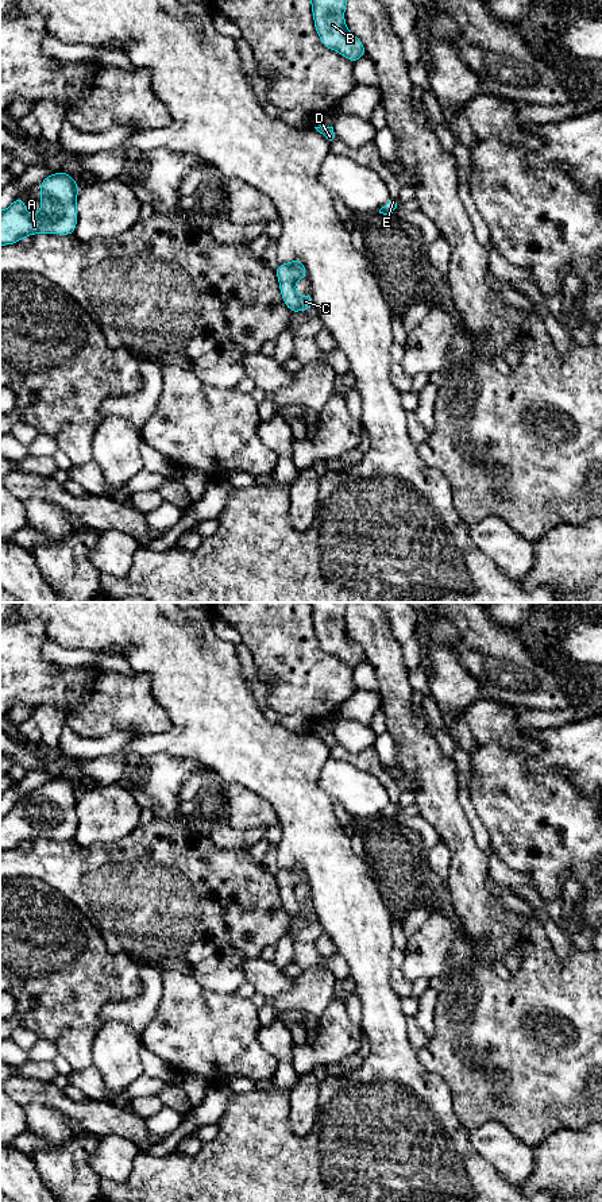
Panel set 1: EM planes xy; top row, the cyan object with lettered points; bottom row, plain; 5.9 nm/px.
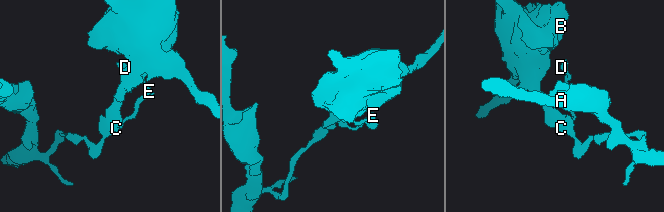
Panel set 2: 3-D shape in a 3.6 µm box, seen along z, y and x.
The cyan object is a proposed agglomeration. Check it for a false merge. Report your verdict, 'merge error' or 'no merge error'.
merge error

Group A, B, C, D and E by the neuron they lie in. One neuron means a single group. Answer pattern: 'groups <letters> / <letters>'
groups A D E / B C

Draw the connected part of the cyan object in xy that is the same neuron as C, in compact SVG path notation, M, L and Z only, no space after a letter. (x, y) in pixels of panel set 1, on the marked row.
M293 259L289 263L279 263L275 269L283 303L293 313L313 309L312 293L301 297L296 292L294 285L297 281L293 280L293 270L296 267L304 267L300 259Z

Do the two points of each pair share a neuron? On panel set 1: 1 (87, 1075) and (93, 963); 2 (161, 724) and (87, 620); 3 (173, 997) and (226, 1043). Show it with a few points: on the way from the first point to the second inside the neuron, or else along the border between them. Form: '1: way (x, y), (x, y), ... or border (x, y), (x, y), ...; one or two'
1: border (91, 1064), (74, 1071); two
2: border (138, 673), (149, 677), (151, 694), (157, 700); two
3: way (186, 1010), (212, 1036); one

